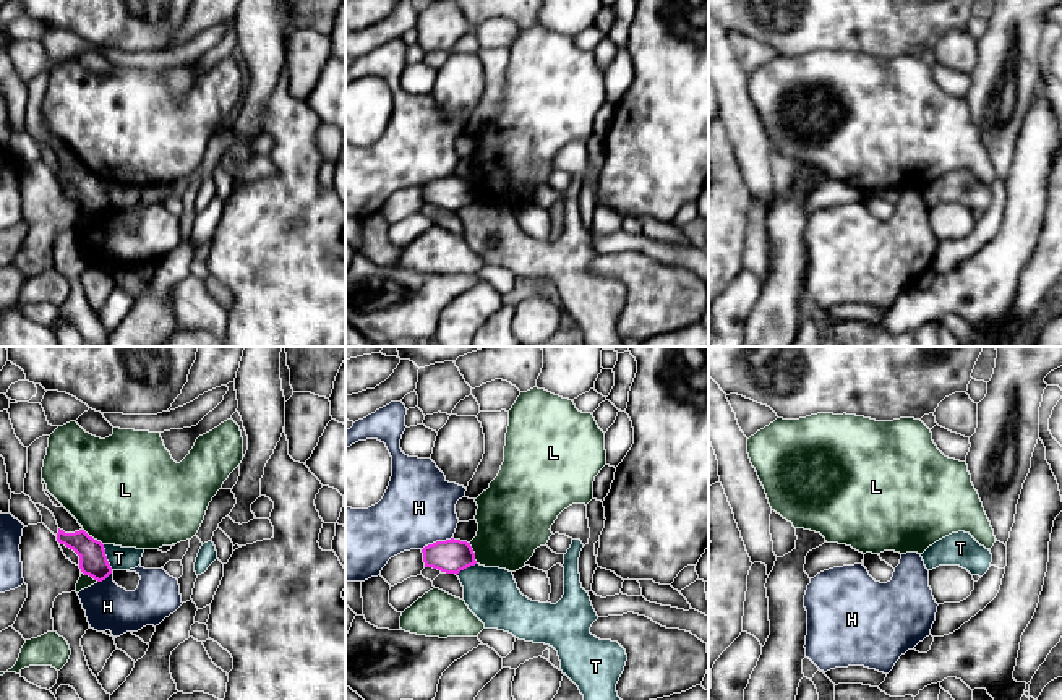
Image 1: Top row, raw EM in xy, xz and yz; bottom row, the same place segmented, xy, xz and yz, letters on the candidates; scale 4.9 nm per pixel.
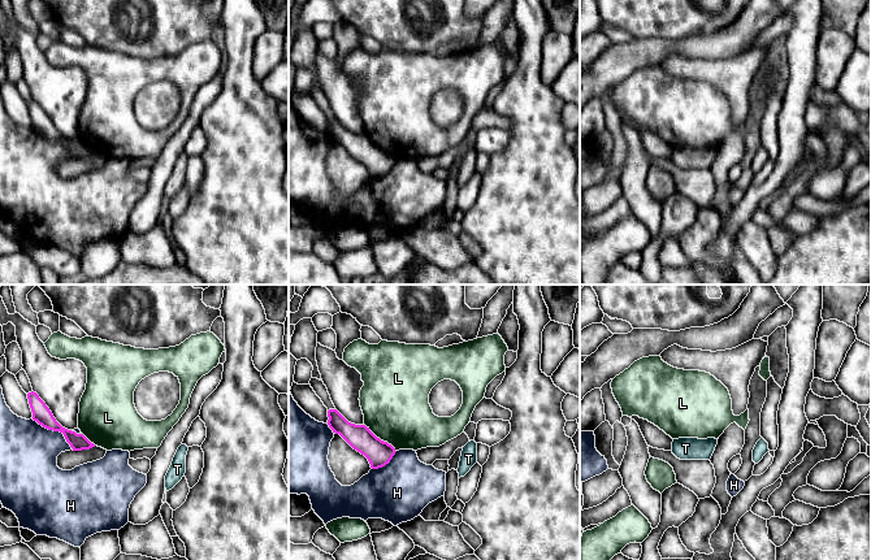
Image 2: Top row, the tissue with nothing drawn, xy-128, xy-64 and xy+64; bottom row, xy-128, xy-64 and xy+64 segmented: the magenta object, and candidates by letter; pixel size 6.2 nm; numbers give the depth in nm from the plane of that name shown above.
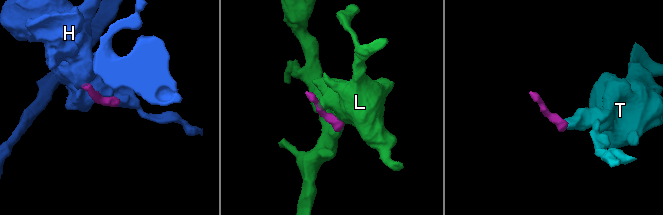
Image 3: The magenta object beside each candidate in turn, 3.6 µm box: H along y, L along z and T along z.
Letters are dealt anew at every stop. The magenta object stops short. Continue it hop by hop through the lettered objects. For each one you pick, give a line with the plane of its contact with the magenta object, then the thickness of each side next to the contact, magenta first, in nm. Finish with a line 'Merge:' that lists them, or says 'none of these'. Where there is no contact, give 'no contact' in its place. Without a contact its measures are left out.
Merge: none of these

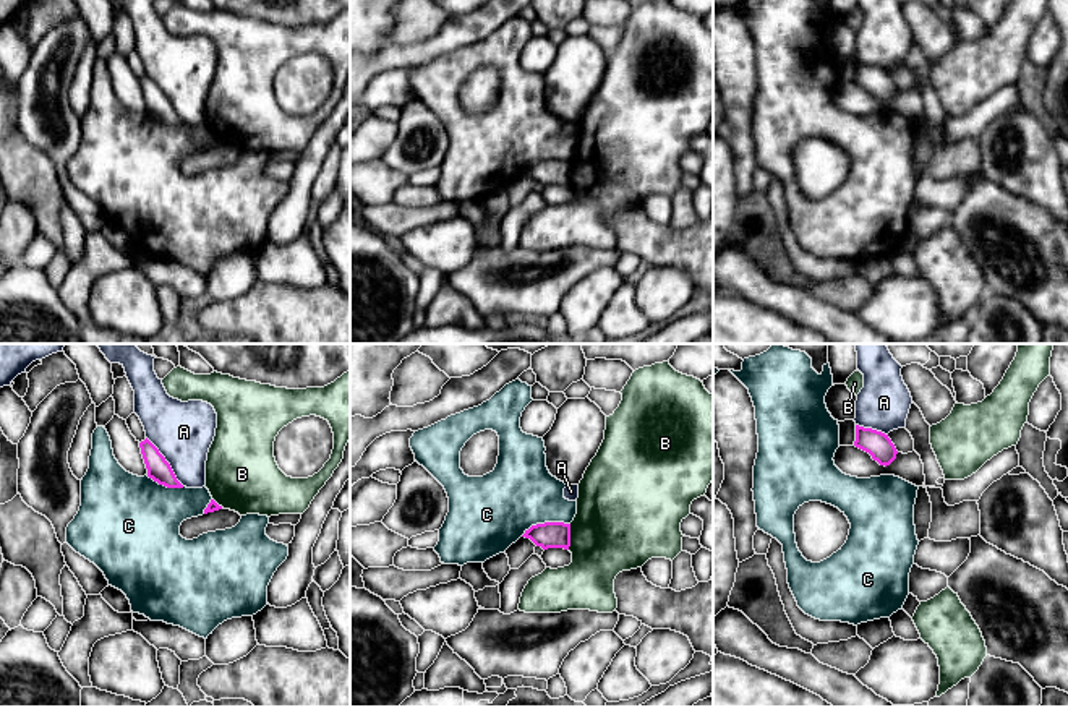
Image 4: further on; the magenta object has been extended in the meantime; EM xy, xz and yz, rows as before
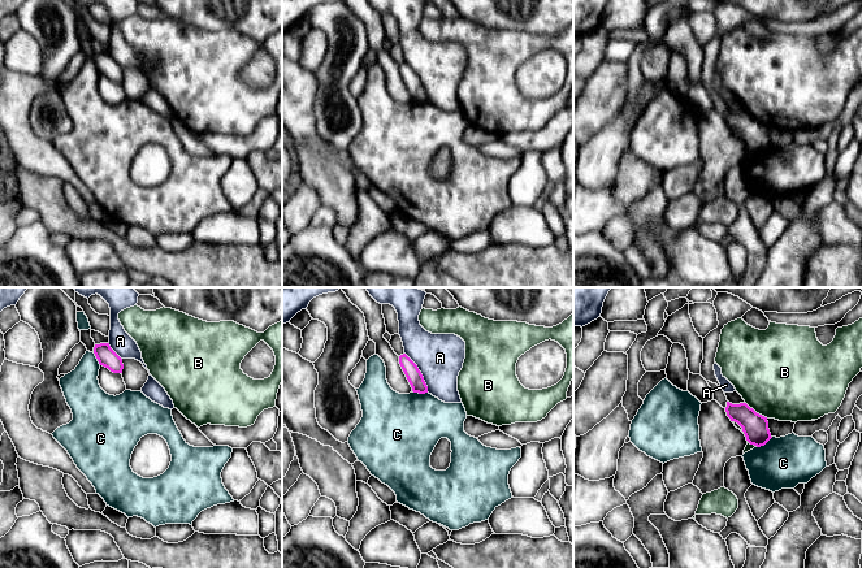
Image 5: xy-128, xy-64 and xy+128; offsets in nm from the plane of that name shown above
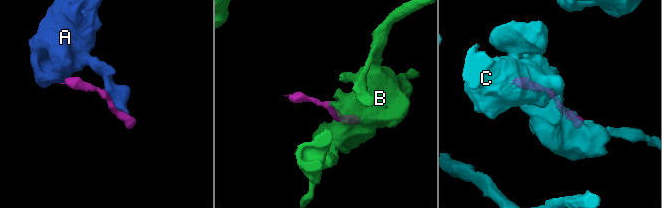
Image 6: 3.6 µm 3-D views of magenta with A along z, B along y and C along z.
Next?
Merge: none of these

